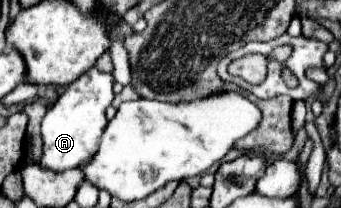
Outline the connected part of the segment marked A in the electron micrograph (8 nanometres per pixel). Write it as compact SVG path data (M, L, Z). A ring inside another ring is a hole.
M96 68L84 72L78 80L74 80L64 94L56 100L56 104L46 112L42 120L42 140L44 152L40 158L40 166L52 172L64 172L68 168L78 168L84 160L92 158L100 144L102 128L106 126L106 108L112 104L112 74L104 74Z

